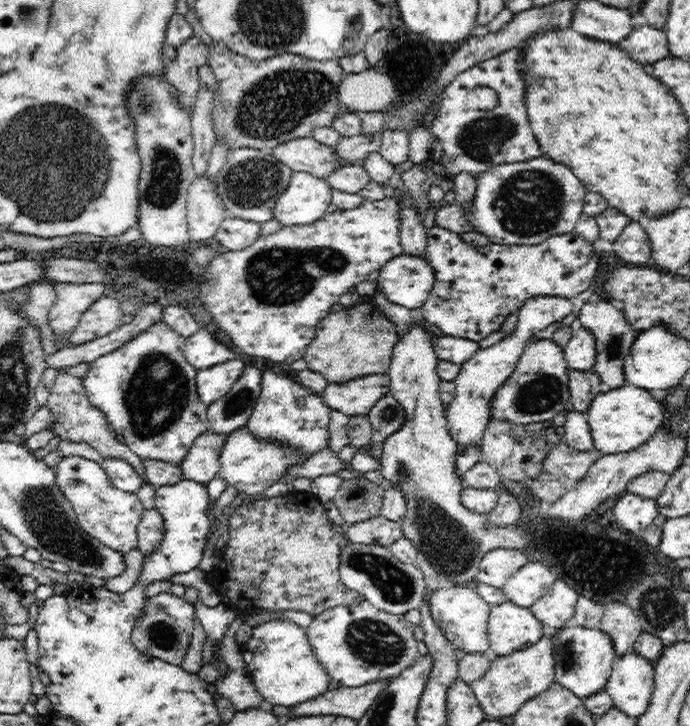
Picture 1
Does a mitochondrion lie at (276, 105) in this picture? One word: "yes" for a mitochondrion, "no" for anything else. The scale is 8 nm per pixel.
yes

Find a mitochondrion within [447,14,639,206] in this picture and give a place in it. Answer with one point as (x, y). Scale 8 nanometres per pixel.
(479, 140)

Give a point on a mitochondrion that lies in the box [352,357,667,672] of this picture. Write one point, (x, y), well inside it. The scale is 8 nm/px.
(447, 547)

